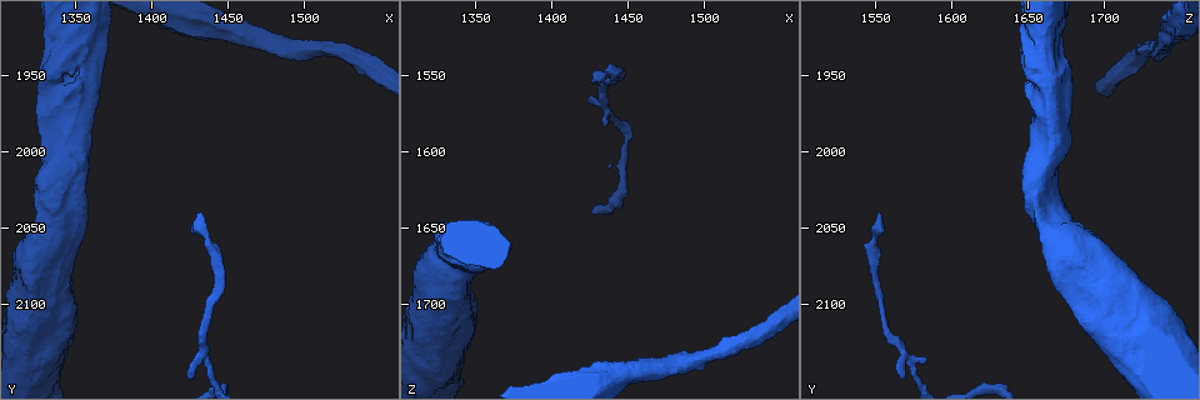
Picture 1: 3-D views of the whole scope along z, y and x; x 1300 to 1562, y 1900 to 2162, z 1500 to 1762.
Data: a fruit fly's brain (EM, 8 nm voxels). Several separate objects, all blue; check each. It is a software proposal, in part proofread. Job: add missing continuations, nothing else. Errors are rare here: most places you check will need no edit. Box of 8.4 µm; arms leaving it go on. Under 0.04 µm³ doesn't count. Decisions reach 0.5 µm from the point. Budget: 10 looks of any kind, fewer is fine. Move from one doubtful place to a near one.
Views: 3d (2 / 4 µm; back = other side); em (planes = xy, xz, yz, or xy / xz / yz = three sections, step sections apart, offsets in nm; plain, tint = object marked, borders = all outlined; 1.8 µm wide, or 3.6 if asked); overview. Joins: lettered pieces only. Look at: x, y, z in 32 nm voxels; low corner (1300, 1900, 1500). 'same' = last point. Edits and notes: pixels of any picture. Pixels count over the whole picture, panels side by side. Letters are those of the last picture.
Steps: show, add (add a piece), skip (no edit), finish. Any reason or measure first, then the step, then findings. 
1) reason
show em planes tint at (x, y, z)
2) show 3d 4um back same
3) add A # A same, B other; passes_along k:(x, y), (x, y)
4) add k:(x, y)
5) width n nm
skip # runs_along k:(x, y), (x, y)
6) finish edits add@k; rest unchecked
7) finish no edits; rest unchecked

branch stops here
show 3d 4um at (1324, 2026, 1656)

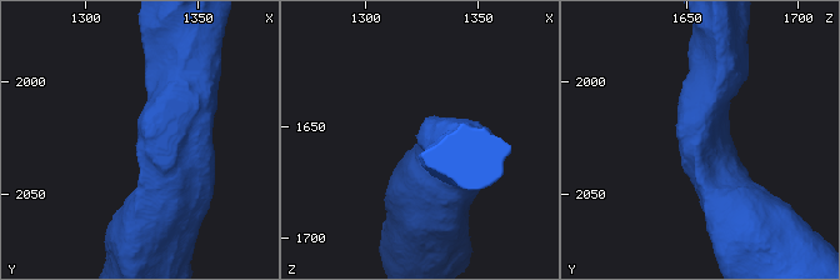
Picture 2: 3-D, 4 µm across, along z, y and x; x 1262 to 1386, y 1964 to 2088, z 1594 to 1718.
show em xz step 8 borders at (1324, 2029, 1656)

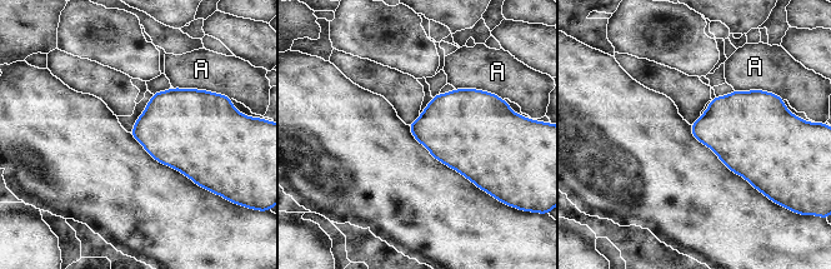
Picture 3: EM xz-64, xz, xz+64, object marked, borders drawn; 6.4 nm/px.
skip # A other; border 3:(173, 86), (208, 89), (211, 93); none of them fits

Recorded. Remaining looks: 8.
show em planes tint at (1326, 1946, 1662)

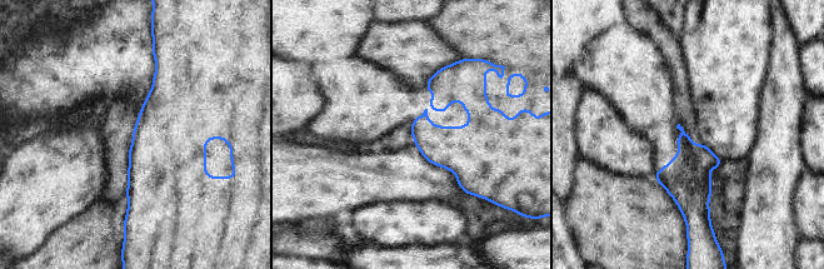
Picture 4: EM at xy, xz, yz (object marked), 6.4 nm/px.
see the neighbours
show em planes borders same

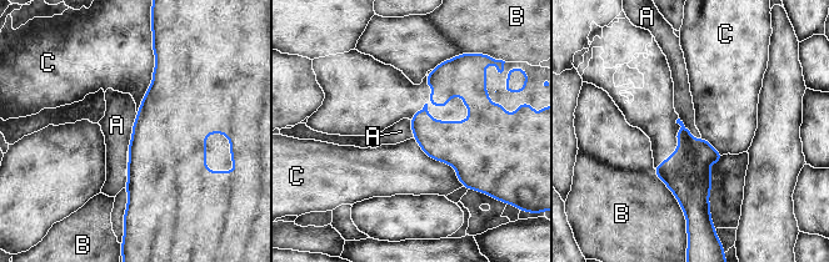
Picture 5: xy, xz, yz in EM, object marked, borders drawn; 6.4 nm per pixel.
skip # A other, B other, C other; border 5:(138, 112), (126, 150); no lettered piece goes on from it

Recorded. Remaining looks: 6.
thin end
show 3d 4um at (1426, 2146, 1568)

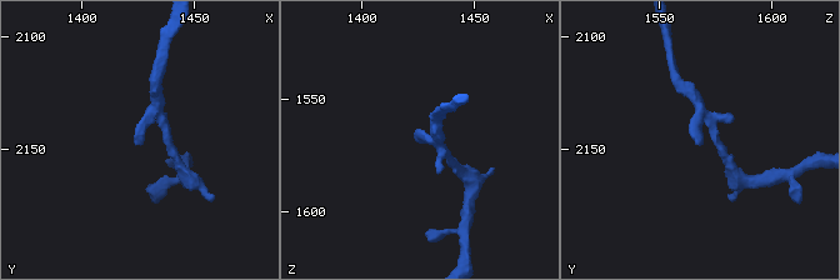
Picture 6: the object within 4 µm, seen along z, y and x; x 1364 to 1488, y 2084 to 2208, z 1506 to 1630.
shape alone is not enough
show em xz step 8 tint at (1427, 2149, 1569)

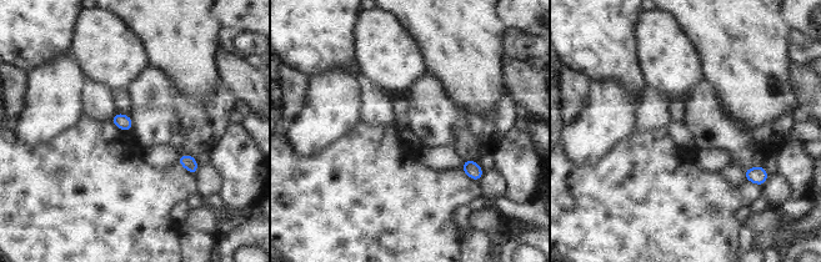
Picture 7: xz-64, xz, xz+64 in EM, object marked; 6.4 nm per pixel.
show em planes borders same

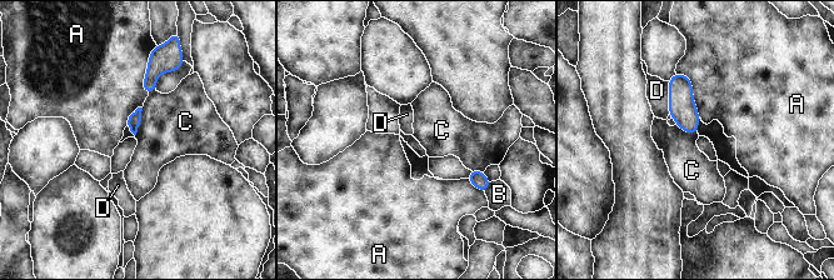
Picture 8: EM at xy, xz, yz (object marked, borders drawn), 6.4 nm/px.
skip # A other, B other, C other, D other; border 8:(143, 108), (140, 125), (135, 135); no lettered piece goes on from it

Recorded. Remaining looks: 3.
branch stops here
show em xy step 4 borders at (1432, 2040, 1552)

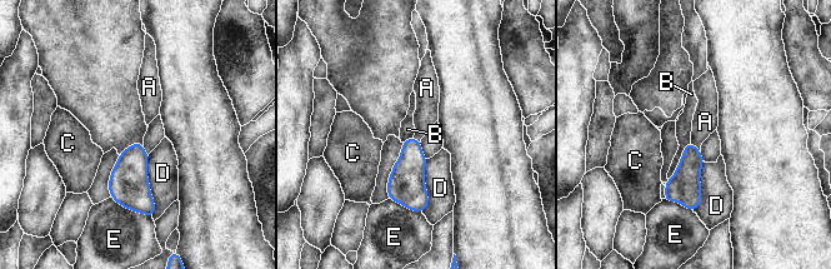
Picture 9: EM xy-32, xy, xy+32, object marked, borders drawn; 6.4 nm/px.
show em planes borders same

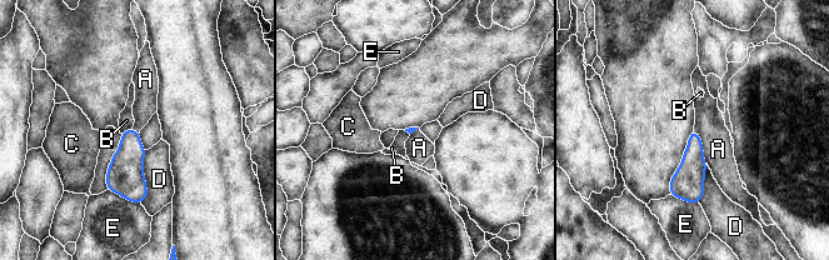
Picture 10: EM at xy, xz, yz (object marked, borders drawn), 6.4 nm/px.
skip # A other, B other, C other, D other, E other; border 10:(694, 129), (707, 163); no lettered piece goes on from it

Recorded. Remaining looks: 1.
finish no edits; rest unchecked

